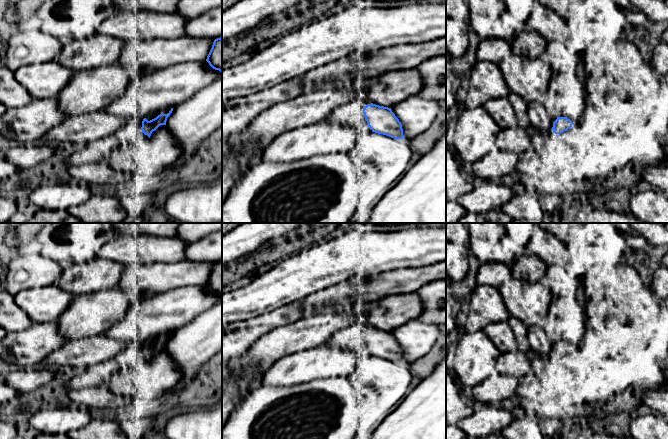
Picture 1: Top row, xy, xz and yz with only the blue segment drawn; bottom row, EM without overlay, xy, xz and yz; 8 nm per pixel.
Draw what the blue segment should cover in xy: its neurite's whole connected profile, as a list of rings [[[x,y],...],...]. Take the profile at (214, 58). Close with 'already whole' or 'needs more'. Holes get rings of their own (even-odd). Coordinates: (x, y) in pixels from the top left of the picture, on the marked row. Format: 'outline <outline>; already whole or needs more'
outline [[[222,37],[214,40],[206,61],[213,69],[222,73]]]; already whole

